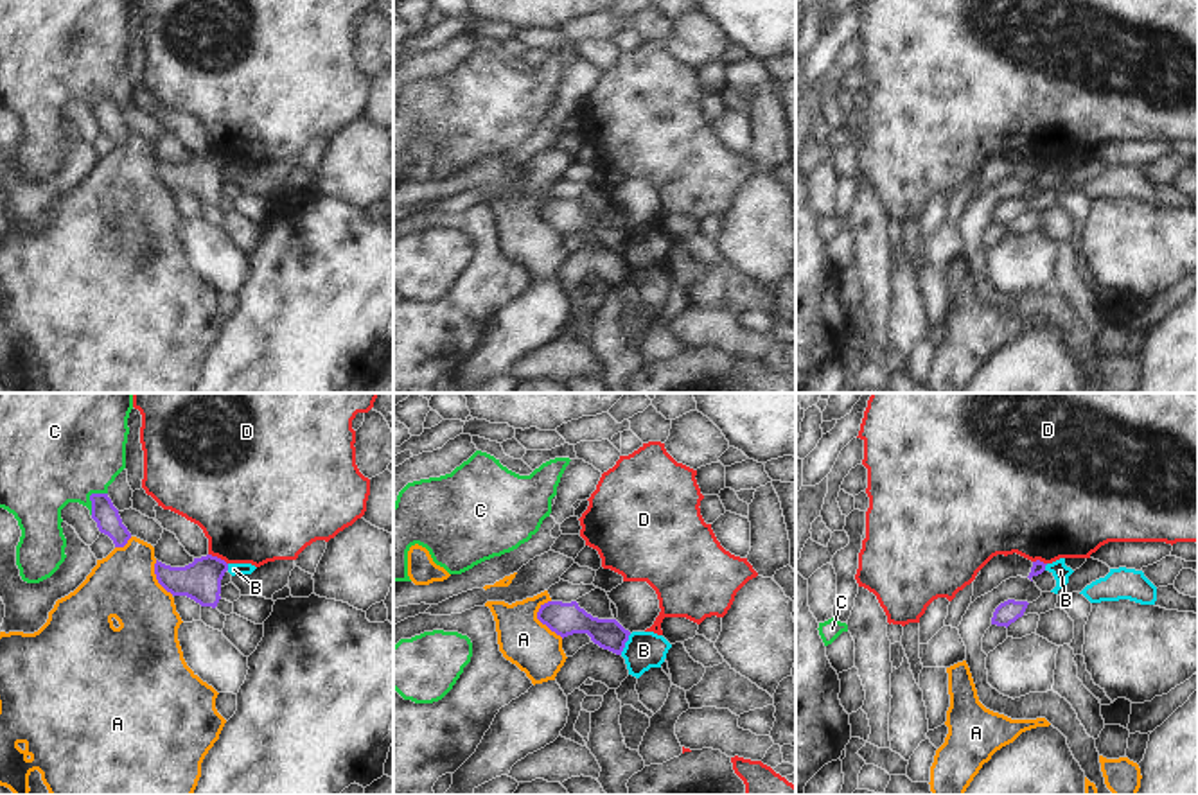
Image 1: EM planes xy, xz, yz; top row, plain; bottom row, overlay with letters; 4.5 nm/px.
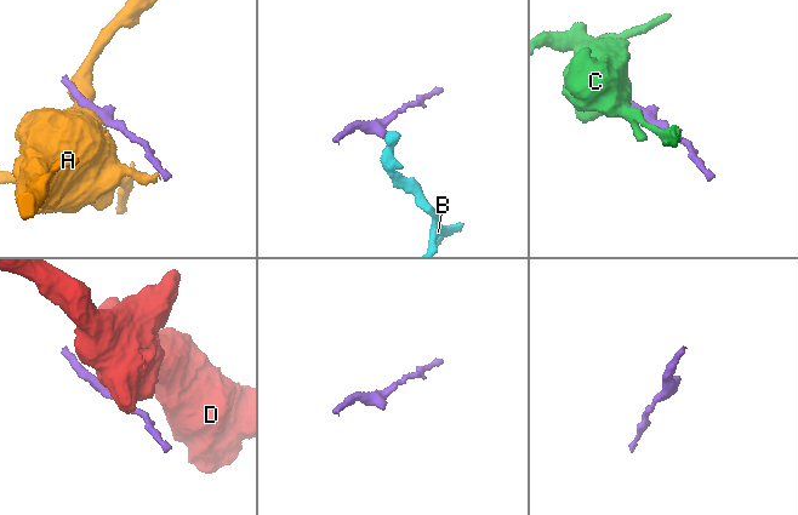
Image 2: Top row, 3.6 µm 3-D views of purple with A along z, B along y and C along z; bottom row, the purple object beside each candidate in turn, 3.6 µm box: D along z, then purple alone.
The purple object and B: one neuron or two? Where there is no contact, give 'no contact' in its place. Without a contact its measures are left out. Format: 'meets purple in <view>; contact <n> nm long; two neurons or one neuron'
meets purple in xz; contact 110 nm long; two neurons

